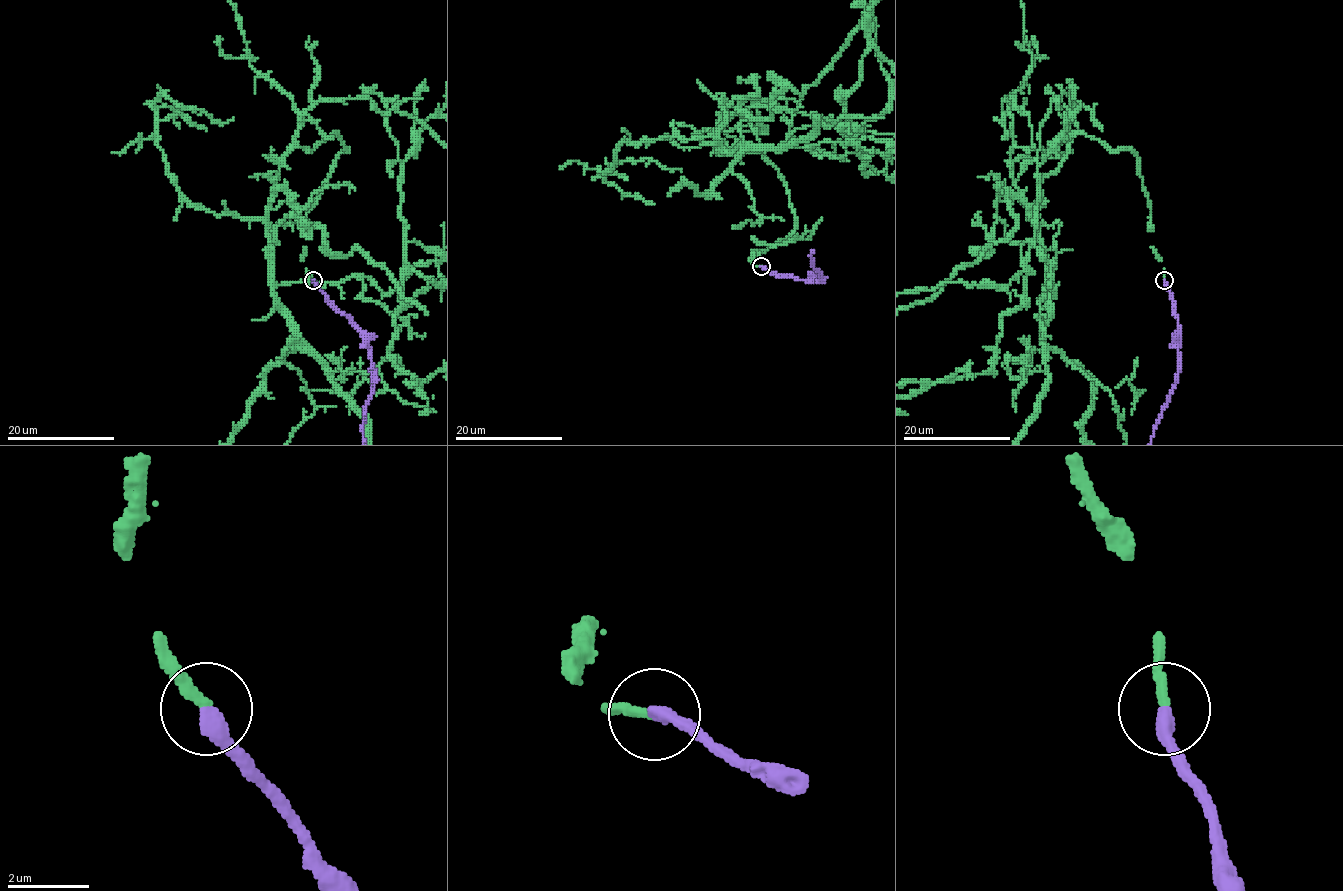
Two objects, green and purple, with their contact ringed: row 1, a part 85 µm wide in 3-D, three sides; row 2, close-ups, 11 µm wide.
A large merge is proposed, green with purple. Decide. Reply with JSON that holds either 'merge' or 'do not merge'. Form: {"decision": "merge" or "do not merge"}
{"decision": "merge"}

